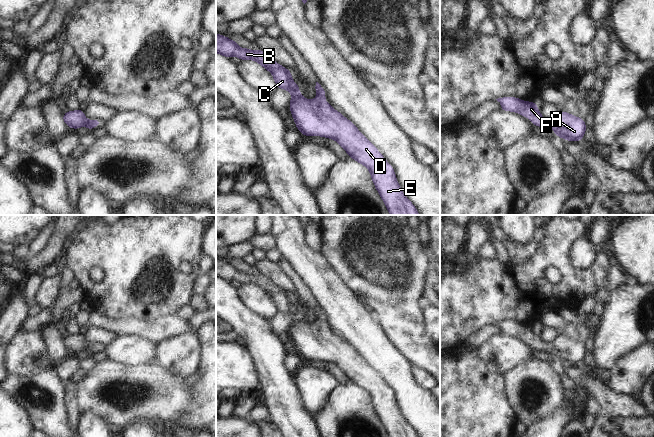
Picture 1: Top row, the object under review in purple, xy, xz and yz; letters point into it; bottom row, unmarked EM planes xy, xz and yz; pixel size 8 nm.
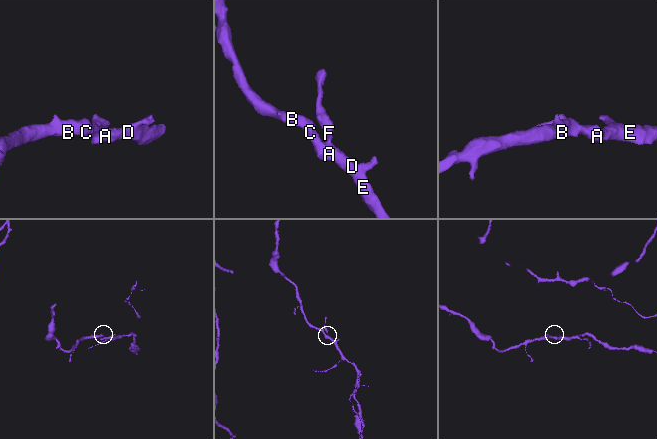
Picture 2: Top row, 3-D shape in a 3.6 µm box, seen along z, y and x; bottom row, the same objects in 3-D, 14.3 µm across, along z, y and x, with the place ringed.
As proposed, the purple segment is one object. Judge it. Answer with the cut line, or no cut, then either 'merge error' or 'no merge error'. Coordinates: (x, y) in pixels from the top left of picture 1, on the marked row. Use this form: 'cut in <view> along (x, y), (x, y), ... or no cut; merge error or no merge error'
no cut; no merge error

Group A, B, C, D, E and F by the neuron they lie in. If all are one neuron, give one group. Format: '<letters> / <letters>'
A B C D E F

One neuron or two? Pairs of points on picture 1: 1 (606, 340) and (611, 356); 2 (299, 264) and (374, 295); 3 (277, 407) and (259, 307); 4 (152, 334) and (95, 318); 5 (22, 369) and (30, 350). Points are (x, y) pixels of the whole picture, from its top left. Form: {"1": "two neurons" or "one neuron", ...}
{"1": "one neuron", "2": "two neurons", "3": "two neurons", "4": "one neuron", "5": "one neuron"}

